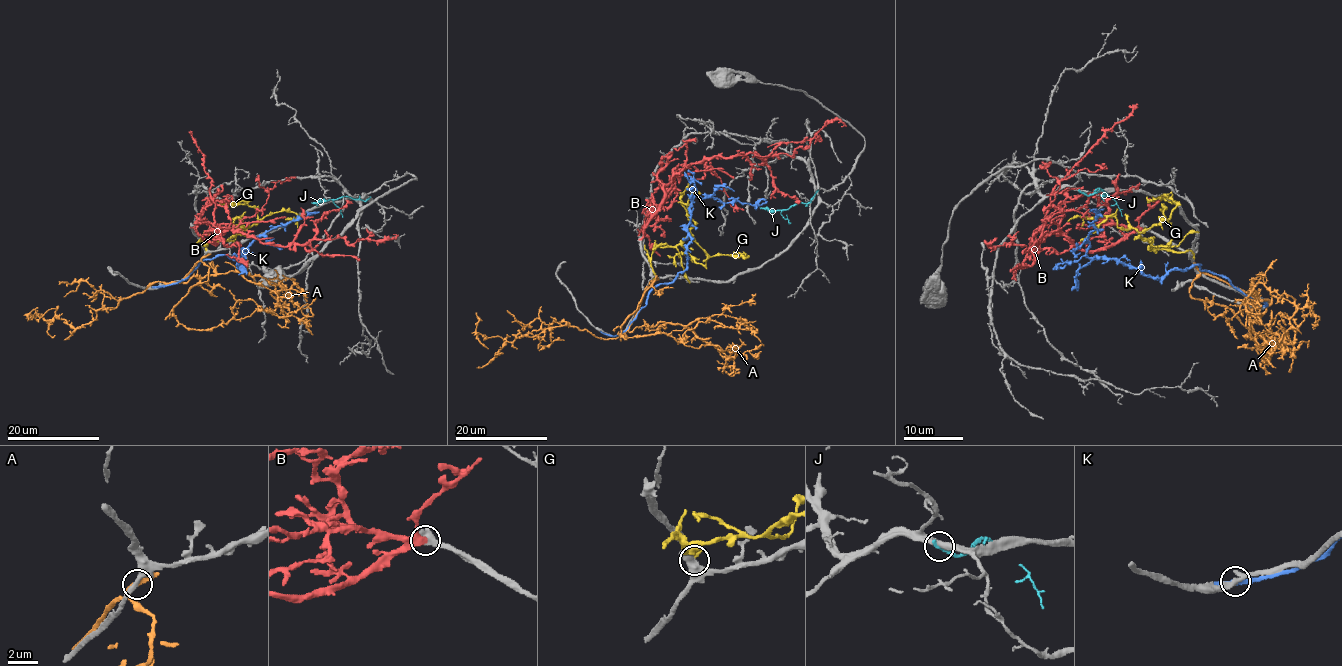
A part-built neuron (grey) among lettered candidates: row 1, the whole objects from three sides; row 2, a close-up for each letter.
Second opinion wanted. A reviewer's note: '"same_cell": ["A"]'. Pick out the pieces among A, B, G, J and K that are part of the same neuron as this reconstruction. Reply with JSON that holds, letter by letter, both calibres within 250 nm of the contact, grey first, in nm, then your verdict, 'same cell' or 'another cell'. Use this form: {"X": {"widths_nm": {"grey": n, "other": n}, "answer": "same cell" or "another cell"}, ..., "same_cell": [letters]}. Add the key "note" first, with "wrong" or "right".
{"note": "wrong", "A": {"widths_nm": {"grey": 300, "other": 260}, "answer": "another cell"}, "B": {"widths_nm": {"grey": 480, "other": 300}, "answer": "same cell"}, "G": {"widths_nm": {"grey": 550, "other": 320}, "answer": "another cell"}, "J": {"widths_nm": {"grey": 440, "other": 280}, "answer": "another cell"}, "K": {"widths_nm": {"grey": 320, "other": 240}, "answer": "another cell"}, "same_cell": ["B"]}

